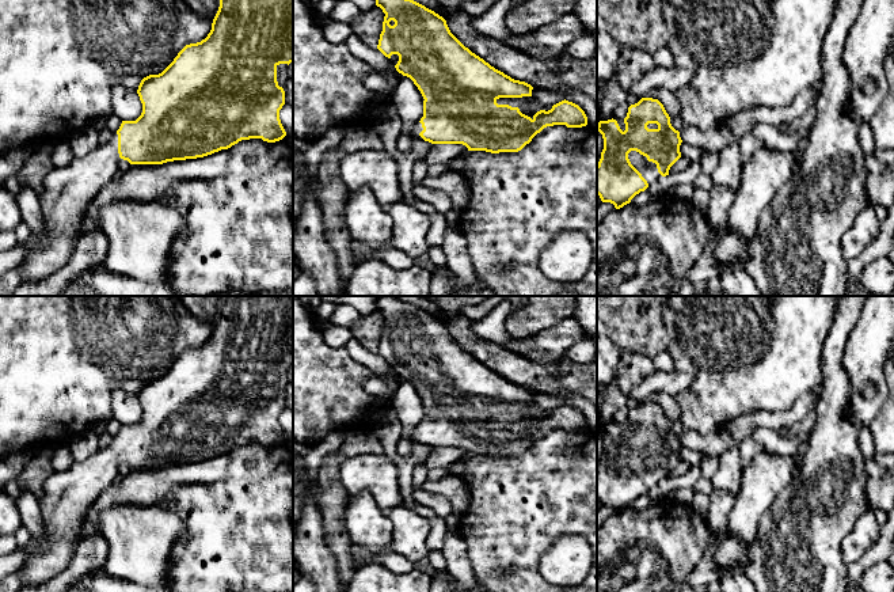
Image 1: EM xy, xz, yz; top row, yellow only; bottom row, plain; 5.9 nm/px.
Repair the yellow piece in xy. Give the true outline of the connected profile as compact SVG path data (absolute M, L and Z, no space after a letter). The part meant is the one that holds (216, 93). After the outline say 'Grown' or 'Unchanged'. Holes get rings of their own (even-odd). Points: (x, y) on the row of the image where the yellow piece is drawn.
M220 0L220 7L208 37L201 42L186 45L161 73L149 75L141 80L137 90L142 103L141 115L136 121L122 121L119 129L107 143L99 144L99 147L87 156L75 158L68 166L54 167L43 179L43 190L39 194L39 201L43 215L43 227L49 232L49 238L46 242L34 247L24 263L0 277L0 296L14 296L20 284L42 280L66 265L76 247L79 236L83 234L83 221L88 205L92 202L94 197L118 175L118 163L121 159L128 160L130 164L163 164L174 160L203 158L221 149L228 149L241 140L262 138L267 143L282 140L286 136L286 132L279 119L279 110L285 105L285 91L282 86L289 79L288 65L290 62L293 62L293 0Z. Grown

